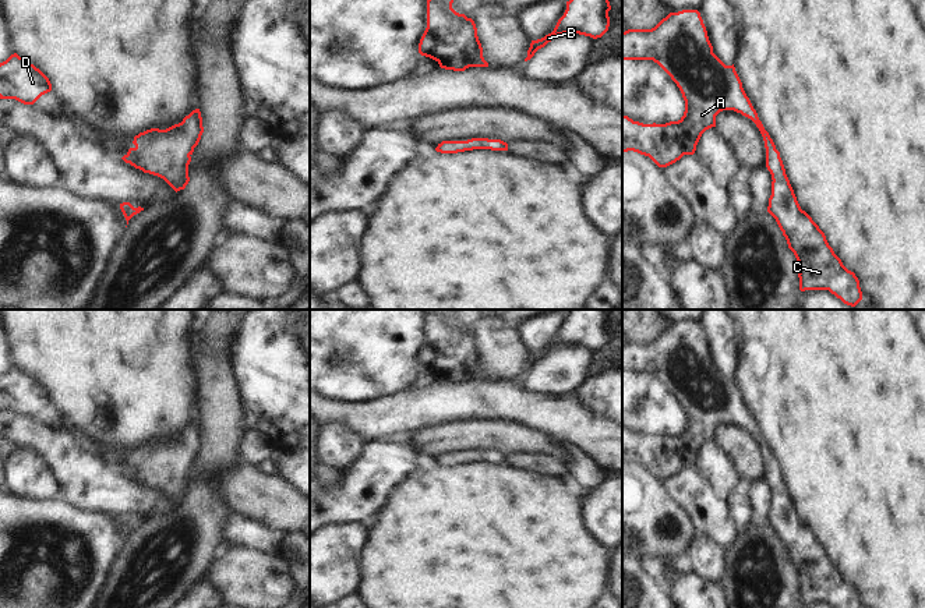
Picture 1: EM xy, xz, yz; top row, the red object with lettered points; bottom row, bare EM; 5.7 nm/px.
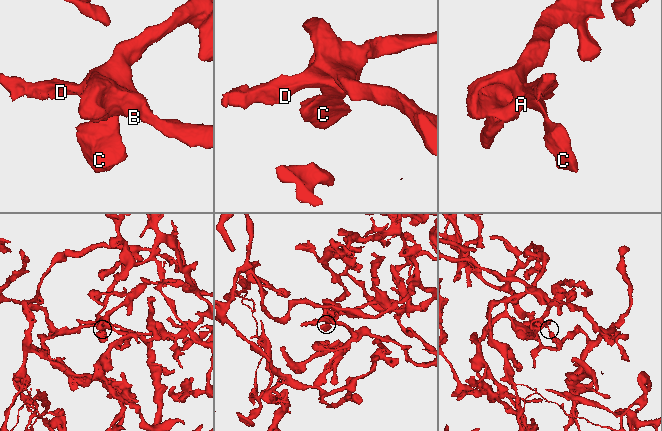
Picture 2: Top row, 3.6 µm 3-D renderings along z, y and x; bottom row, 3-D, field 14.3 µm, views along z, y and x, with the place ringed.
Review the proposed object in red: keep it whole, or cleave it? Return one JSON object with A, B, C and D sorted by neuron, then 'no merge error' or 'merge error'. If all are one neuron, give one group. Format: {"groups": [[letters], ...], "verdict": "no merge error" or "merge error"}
{"groups": [["A", "B", "C", "D"]], "verdict": "no merge error"}

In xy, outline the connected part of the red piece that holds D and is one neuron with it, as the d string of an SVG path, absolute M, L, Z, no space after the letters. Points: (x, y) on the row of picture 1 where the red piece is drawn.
M17 53L0 63L0 99L15 99L24 105L33 105L50 91L49 78Z

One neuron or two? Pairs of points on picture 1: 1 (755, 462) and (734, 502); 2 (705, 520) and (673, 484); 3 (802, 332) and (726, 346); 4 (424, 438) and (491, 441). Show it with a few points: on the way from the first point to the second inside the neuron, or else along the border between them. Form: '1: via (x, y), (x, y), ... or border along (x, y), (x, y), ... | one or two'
1: border along (741, 477), (751, 481) | two
2: via (696, 512), (696, 508), (682, 494) | one
3: border along (735, 324), (738, 363), (733, 375) | two
4: via (441, 438), (475, 438) | one

